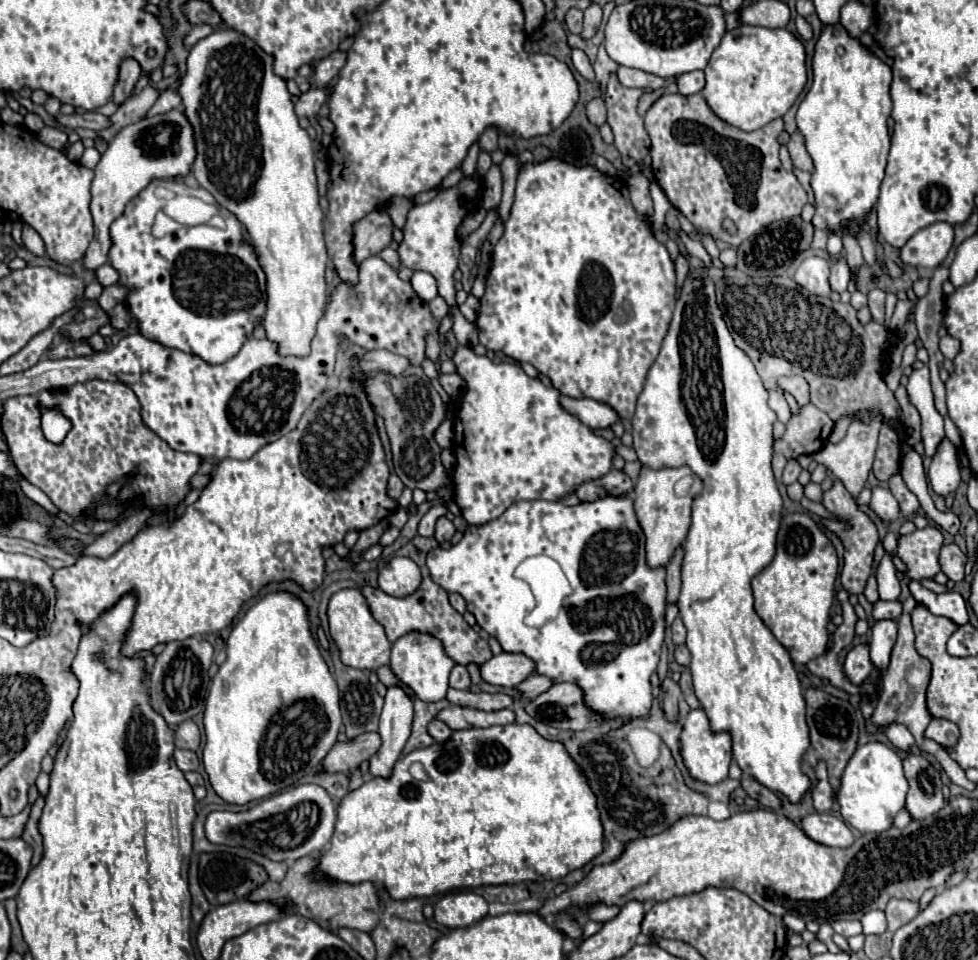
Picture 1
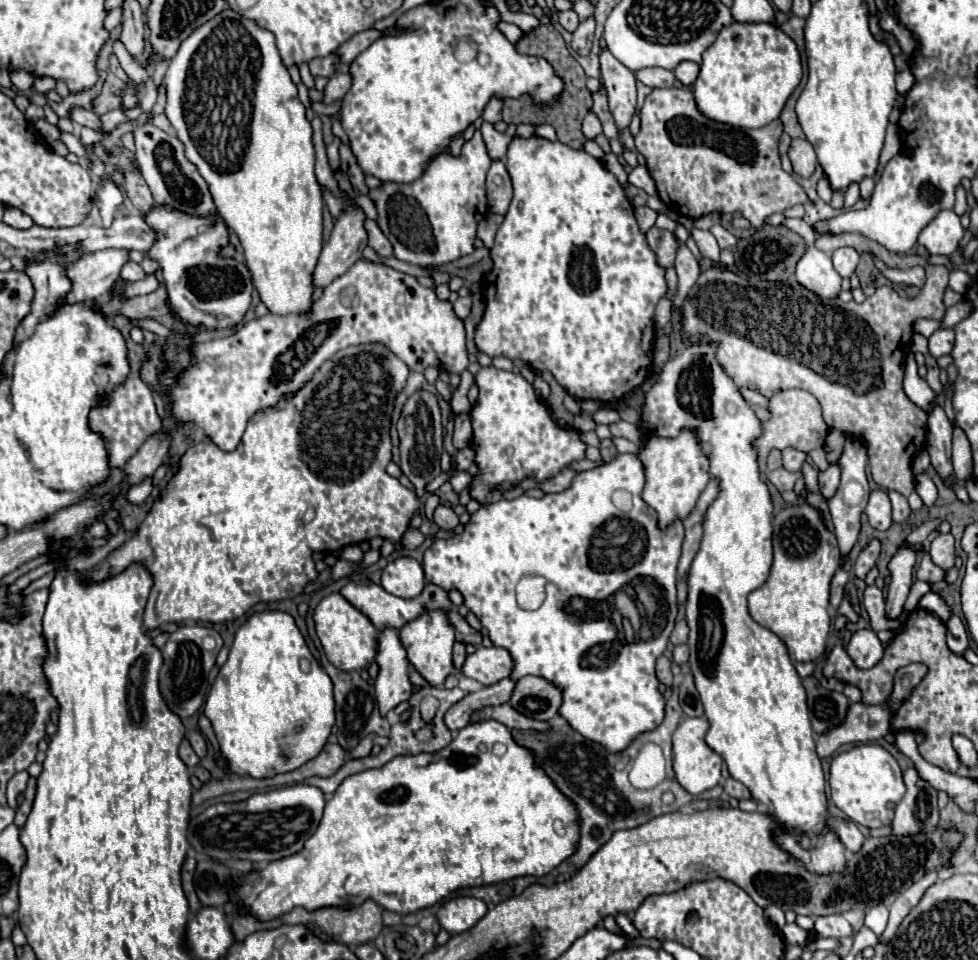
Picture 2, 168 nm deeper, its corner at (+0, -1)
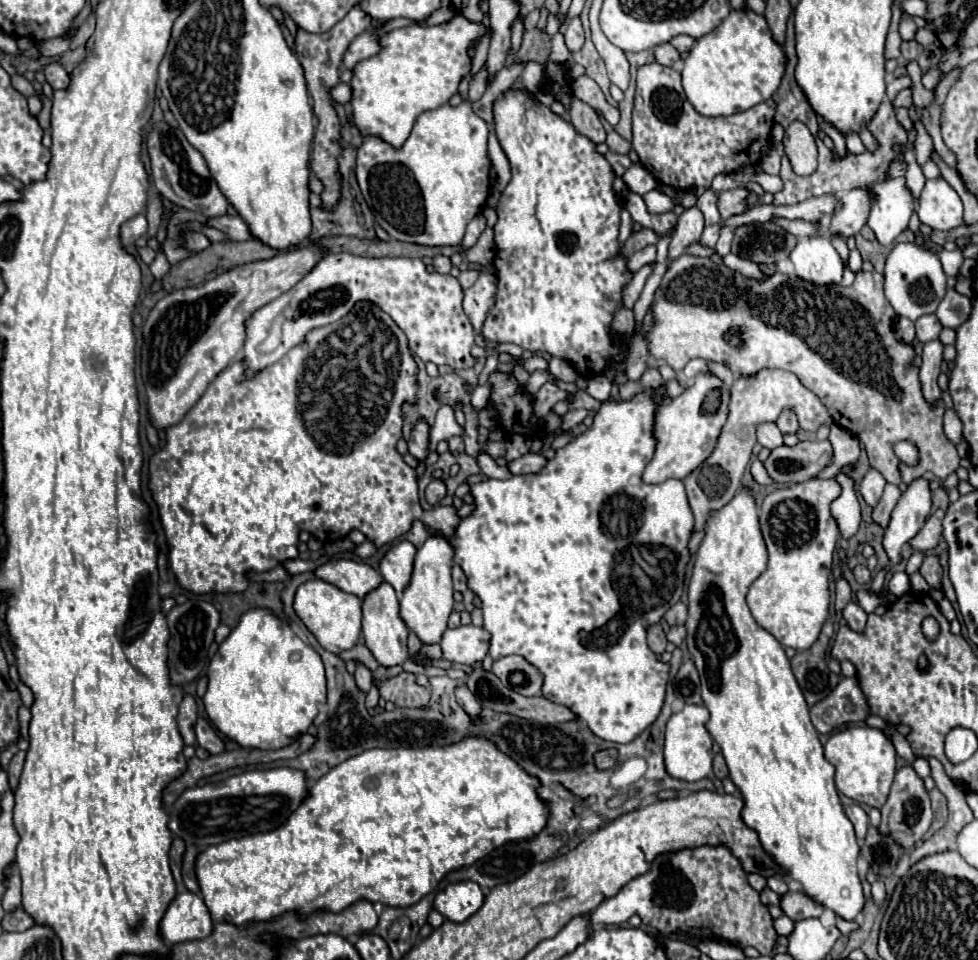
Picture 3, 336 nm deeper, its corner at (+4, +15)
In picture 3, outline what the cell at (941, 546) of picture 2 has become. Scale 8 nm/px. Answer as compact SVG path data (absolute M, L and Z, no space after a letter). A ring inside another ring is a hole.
M937 510L935 514L931 514L929 520L925 522L925 526L919 530L919 534L909 544L917 550L923 550L923 552L935 548L941 540L941 534L943 534L943 516L945 516L943 510Z

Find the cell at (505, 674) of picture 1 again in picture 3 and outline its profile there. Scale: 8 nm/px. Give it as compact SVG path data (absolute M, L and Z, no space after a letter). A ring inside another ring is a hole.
M473 624L459 626L455 630L445 630L441 638L441 648L445 660L453 664L477 664L489 654L491 634L485 628L477 628Z

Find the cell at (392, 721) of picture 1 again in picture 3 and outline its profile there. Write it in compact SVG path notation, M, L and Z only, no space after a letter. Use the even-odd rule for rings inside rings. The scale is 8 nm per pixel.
M383 582L379 588L375 588L373 592L369 592L363 598L363 638L365 638L365 646L373 652L379 666L385 666L385 668L401 666L409 660L407 636L409 636L409 630L399 616L399 600L395 596L395 590L393 590L391 584Z

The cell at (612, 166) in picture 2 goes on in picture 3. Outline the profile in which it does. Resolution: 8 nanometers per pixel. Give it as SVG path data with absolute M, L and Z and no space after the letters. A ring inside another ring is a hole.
M573 100L571 104L571 110L569 110L569 116L571 116L571 124L575 126L575 130L587 138L591 138L595 144L603 144L605 142L605 128L597 116L597 112L581 102L581 100Z

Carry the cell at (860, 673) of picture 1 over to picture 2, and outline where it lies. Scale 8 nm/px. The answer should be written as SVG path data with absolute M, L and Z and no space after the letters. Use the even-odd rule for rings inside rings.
M865 628L865 630L857 630L851 636L851 640L847 644L847 652L859 668L873 668L883 656L883 646L881 646L877 634L873 630Z

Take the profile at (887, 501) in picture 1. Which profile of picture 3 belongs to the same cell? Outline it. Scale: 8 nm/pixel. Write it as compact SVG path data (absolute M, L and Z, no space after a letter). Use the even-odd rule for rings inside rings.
M869 470L867 474L865 474L865 478L863 478L863 482L861 482L861 486L859 486L859 492L861 492L861 496L863 496L863 500L873 508L877 502L879 502L879 498L883 496L883 488L885 488L885 478L877 472L877 470Z

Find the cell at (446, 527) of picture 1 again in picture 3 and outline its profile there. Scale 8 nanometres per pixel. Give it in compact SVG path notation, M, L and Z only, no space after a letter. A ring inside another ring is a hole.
M433 480L433 482L427 486L427 490L425 490L425 498L427 498L427 502L429 502L431 506L439 504L439 502L445 498L445 494L447 494L447 488L445 488L443 480Z

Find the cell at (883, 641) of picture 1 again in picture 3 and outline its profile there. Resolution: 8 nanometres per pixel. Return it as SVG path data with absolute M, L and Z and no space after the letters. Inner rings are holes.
M919 478L909 484L909 488L903 492L901 500L897 502L891 520L885 528L883 536L883 548L891 560L891 564L901 562L901 548L915 536L921 526L925 524L925 518L929 516L931 508L931 492L927 480Z

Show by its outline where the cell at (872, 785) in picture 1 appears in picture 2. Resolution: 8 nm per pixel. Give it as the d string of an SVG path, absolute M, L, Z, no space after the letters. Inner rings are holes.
M859 744L849 752L841 752L833 758L829 770L831 800L853 822L867 828L881 828L891 824L895 804L903 798L905 784L897 760L879 744Z

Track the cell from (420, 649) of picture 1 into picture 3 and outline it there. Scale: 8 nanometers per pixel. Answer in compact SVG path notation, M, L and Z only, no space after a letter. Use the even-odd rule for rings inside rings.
M429 536L425 544L417 550L413 578L403 592L401 610L403 622L423 644L439 644L443 632L447 630L449 614L453 612L453 586L451 586L451 566L453 566L453 548L441 536Z

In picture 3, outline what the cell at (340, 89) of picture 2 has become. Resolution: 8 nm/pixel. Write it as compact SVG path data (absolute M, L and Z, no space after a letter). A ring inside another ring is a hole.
M373 30L371 32L363 32L347 48L347 52L343 56L343 66L351 70L359 60L369 58L369 56L373 56L377 52L379 52L379 38L377 38L377 34Z

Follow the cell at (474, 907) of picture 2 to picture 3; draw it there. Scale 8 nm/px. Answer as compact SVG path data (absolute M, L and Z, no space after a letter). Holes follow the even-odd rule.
M471 880L449 884L435 896L435 910L451 922L465 922L481 908L481 904L483 892Z

